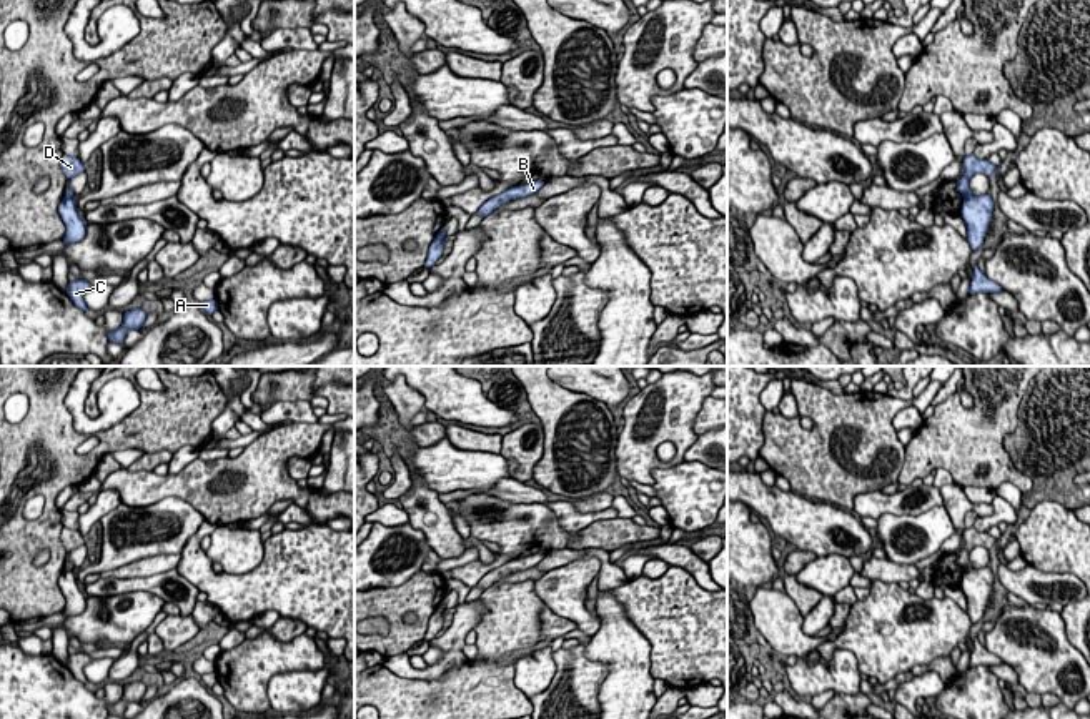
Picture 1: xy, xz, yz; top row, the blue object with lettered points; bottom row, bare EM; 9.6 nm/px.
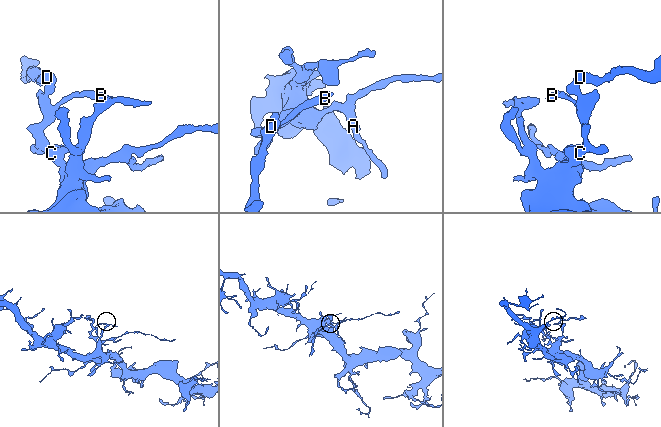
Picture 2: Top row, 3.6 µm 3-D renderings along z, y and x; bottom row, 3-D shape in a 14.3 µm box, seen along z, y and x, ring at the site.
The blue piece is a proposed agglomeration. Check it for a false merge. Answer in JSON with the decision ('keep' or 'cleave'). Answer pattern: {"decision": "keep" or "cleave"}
{"decision": "cleave"}

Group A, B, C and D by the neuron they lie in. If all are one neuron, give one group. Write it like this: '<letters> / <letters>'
A B C / D

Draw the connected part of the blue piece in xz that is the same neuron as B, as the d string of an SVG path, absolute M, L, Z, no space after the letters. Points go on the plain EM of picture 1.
M538 553L538 554L526 556L523 559L511 559L509 563L506 563L506 564L493 569L493 571L489 571L488 574L484 574L474 588L481 588L483 591L486 591L498 579L501 579L503 576L506 576L513 571L523 571L523 569L529 569L529 568L538 566L544 556L546 554Z

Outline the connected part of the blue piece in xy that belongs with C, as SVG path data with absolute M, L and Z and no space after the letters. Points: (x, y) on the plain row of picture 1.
M87 652L68 654L67 667L78 681L90 686L88 679L85 677L83 667L92 661L93 659Z

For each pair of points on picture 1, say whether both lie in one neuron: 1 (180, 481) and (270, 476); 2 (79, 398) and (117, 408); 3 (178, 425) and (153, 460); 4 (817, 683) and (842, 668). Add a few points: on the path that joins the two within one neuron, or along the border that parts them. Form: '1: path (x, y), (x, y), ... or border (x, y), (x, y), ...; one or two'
1: path (202, 488), (210, 496), (228, 496), (248, 485); one
2: path (79, 411), (89, 421), (104, 420); one
3: border (170, 451), (145, 453); two
4: path (824, 676), (836, 674); one

